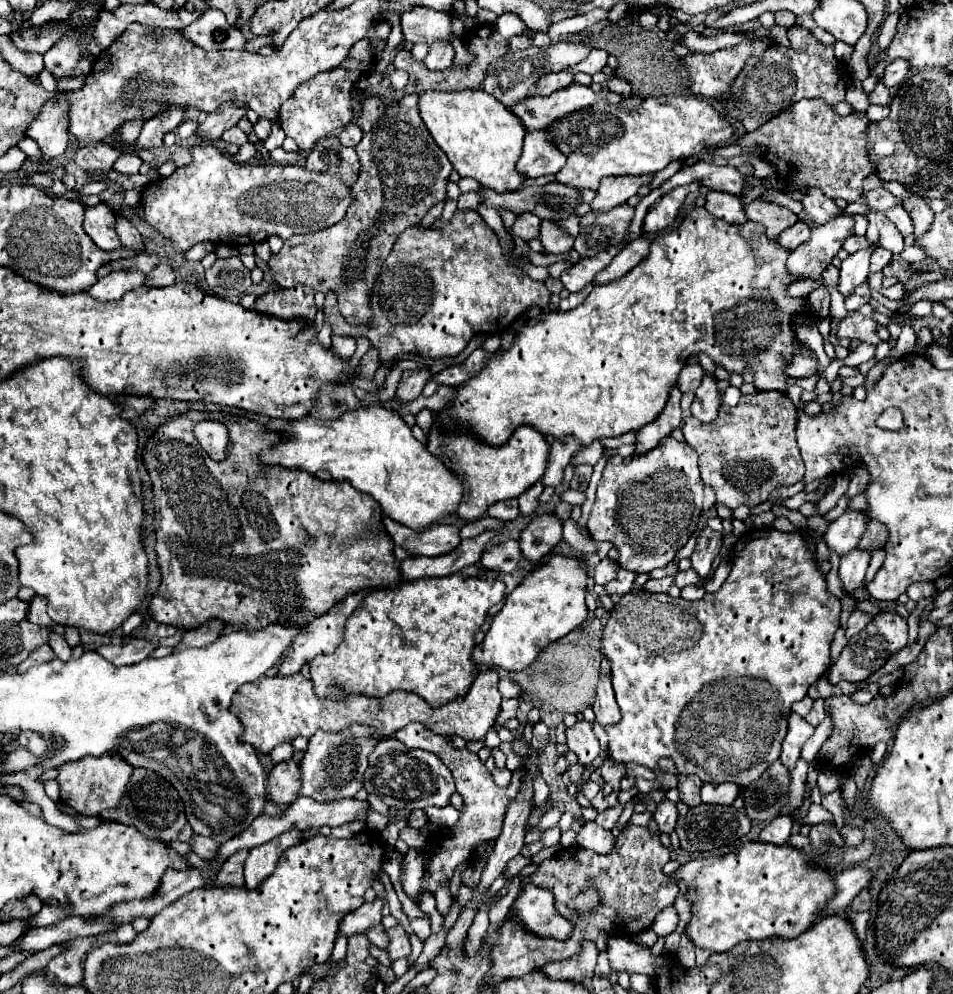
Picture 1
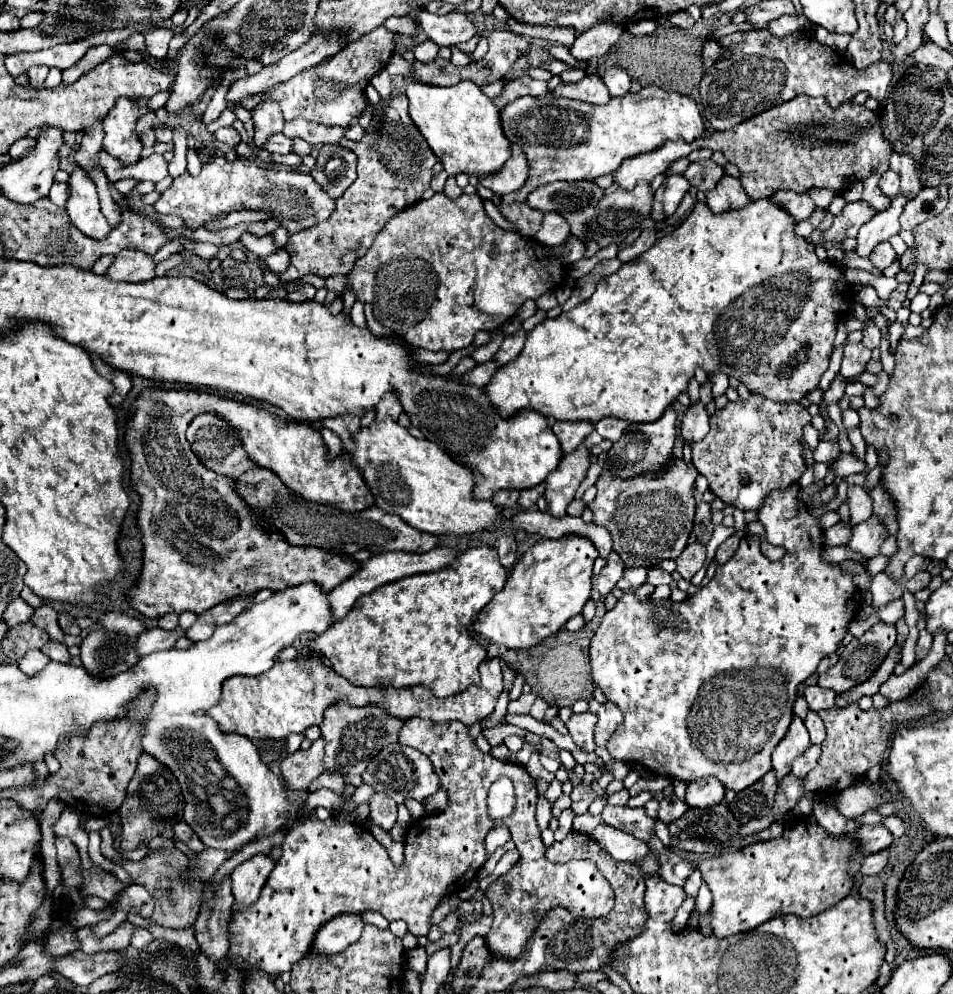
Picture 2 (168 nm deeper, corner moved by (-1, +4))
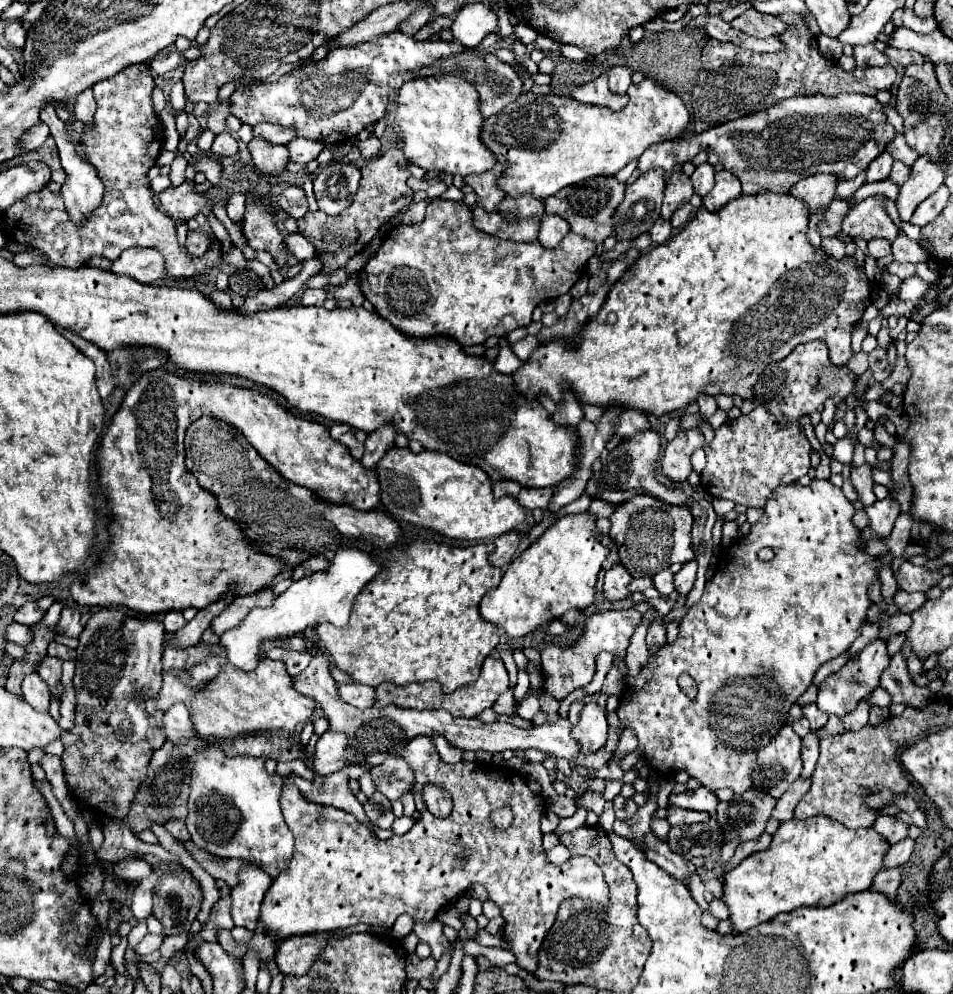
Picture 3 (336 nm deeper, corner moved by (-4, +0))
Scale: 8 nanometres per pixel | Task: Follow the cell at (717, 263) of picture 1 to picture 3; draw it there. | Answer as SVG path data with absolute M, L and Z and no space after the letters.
M760 191L760 195L750 195L750 197L740 195L738 199L726 203L716 213L700 209L698 215L680 229L678 235L674 235L666 243L656 245L650 251L642 253L642 257L636 261L636 265L622 275L622 279L610 289L596 319L592 319L584 327L584 331L580 331L580 345L576 347L576 351L572 351L572 347L568 349L568 345L560 343L560 341L550 343L550 345L540 345L532 353L532 357L524 363L524 367L520 367L514 373L516 385L528 399L536 399L536 395L546 393L558 403L562 399L560 397L562 383L566 383L576 393L576 397L584 403L592 403L592 405L600 405L600 407L606 403L622 403L626 407L638 407L640 411L648 411L648 413L654 413L660 417L664 413L688 407L702 393L712 395L712 397L724 393L724 395L740 395L744 399L752 399L752 387L768 363L784 359L784 355L790 355L796 345L808 343L814 339L822 339L828 345L830 361L834 365L846 365L848 359L854 355L850 349L850 333L852 333L854 323L858 323L862 319L864 309L872 301L872 291L870 291L872 283L868 281L866 273L858 273L860 267L856 265L854 257L844 257L844 259L836 261L836 259L828 257L822 249L812 247L812 243L806 237L808 215L810 215L810 209L808 209L808 205L804 205L802 199L794 199L794 195L776 195L774 191Z

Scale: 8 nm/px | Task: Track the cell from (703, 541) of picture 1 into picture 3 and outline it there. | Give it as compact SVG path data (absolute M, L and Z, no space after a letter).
M688 561L688 563L674 575L674 587L676 587L676 591L678 591L680 597L688 595L688 591L692 589L692 585L694 585L694 581L696 581L696 569L698 569L696 561Z

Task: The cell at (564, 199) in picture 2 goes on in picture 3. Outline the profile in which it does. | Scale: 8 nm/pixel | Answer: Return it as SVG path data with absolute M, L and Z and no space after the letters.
M602 175L596 179L588 179L584 183L576 183L572 187L564 187L564 191L558 191L556 195L544 199L546 213L556 213L556 215L564 217L576 235L582 235L582 237L592 239L598 245L602 245L602 241L612 235L614 211L620 205L624 191L626 191L626 185L620 183L614 175L610 175L608 179L604 179L604 175Z

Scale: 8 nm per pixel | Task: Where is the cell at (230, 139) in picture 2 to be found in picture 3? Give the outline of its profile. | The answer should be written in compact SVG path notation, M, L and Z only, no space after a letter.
M224 131L224 133L218 133L214 143L212 143L212 149L210 153L214 157L232 157L238 153L238 141L230 135L230 131Z

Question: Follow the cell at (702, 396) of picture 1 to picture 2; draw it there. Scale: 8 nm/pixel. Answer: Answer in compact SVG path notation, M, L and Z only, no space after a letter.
M701 401L685 411L685 417L681 421L681 433L687 443L699 441L709 433L709 413Z

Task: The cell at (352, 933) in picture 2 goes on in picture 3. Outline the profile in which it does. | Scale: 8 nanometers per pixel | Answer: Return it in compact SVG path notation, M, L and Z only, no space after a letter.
M294 935L278 943L274 963L282 975L306 975L316 955L324 949L326 939L314 939L312 935Z

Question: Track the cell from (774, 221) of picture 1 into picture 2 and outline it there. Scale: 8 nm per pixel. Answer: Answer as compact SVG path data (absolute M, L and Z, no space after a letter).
M775 191L771 201L777 203L781 209L785 209L795 221L807 219L815 209L815 203L807 197L807 193L799 195L793 191Z

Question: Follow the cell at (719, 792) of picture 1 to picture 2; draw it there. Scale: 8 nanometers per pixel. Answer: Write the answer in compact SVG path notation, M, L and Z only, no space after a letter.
M705 777L687 785L687 803L691 807L711 807L725 797L725 785L713 777Z

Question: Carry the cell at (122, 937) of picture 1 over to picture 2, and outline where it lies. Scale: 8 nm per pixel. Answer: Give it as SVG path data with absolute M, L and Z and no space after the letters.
M133 927L131 945L133 945L135 949L145 949L151 941L153 941L153 935L151 935L145 927Z

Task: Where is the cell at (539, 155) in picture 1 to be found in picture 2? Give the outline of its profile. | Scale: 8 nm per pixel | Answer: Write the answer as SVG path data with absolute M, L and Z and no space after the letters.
M511 147L513 155L511 159L493 175L489 177L481 177L481 185L489 187L491 191L499 193L499 195L509 195L519 191L525 185L525 179L529 177L529 161L525 159L525 151L521 151L521 147Z

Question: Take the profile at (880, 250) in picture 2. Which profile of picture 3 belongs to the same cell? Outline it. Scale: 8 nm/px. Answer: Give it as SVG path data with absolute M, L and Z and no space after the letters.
M872 239L872 241L868 241L868 251L874 259L880 259L890 253L890 243L888 243L888 239Z

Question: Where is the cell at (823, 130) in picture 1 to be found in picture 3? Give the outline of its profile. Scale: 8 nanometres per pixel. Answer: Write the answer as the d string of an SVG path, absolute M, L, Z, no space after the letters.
M804 95L804 97L790 97L786 101L780 101L772 105L766 111L746 115L736 121L728 121L720 127L712 127L708 131L702 131L700 135L684 137L684 139L672 139L664 143L656 143L656 147L648 147L644 155L640 155L638 169L644 173L650 167L664 167L672 169L676 163L692 161L698 151L714 151L716 155L726 155L726 171L734 173L742 183L742 195L754 195L760 189L770 189L776 193L790 193L790 189L804 177L816 175L816 173L832 173L838 179L852 179L862 169L868 167L872 159L880 155L880 151L886 149L886 143L894 139L894 127L886 121L884 105L870 95Z

